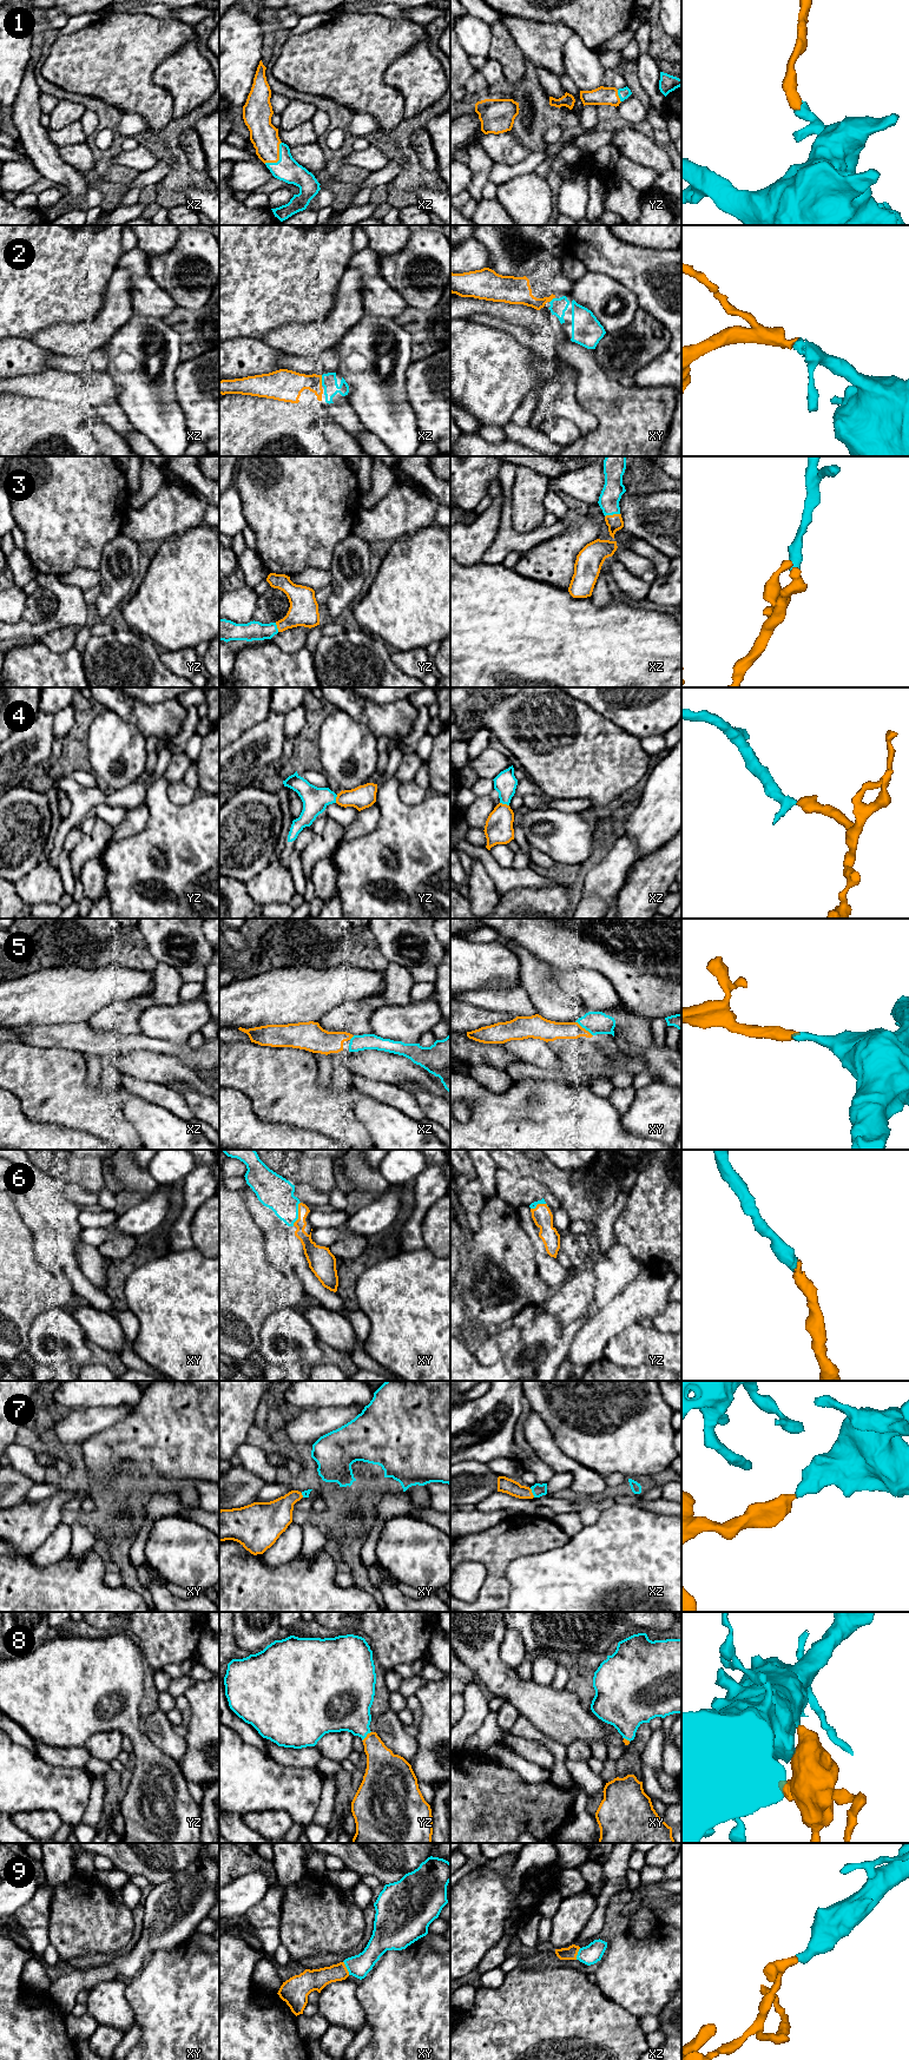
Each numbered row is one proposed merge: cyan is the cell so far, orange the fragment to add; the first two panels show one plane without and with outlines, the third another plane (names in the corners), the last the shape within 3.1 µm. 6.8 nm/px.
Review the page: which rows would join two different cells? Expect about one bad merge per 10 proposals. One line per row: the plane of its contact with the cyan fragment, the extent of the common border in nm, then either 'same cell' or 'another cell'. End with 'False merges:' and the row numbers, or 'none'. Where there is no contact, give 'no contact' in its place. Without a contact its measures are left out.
1: xz | 190 nm | same cell
2: xz | 70 nm | same cell
3: xz | 110 nm | same cell
4: xz | 70 nm | same cell
5: xy | 160 nm | same cell
6: xy | 180 nm | same cell
7: xz | 70 nm | same cell
8: yz | 90 nm | same cell
9: xy | 100 nm | same cell
False merges: none

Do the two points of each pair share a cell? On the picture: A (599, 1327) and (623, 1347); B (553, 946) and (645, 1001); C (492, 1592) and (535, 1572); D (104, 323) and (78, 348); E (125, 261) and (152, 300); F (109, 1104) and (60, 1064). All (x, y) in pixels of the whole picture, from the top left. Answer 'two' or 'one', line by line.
A: two
B: one
C: two
D: one
E: one
F: one

